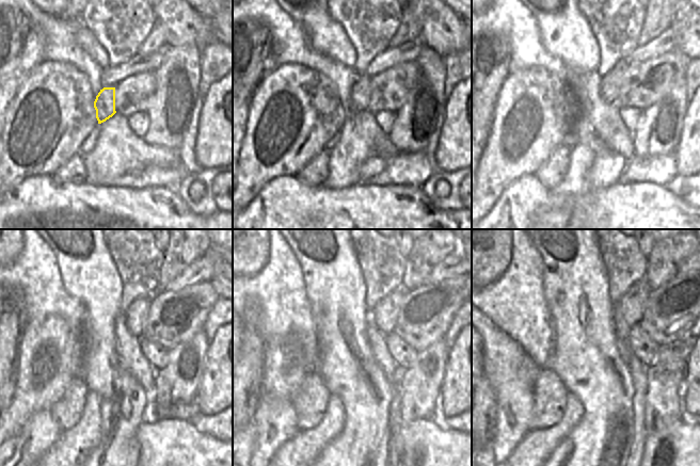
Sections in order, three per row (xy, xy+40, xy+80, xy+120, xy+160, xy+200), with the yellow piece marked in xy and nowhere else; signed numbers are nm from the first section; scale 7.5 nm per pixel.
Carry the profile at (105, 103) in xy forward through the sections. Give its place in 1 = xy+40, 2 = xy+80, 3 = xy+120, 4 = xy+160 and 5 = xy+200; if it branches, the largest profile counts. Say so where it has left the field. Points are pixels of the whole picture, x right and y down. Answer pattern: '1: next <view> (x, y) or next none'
1: next xy+40 (359, 99)
2: next xy+80 (610, 84)
3: next xy+120 (136, 318)
4: next xy+160 (384, 314)
5: next xy+200 (631, 305)

